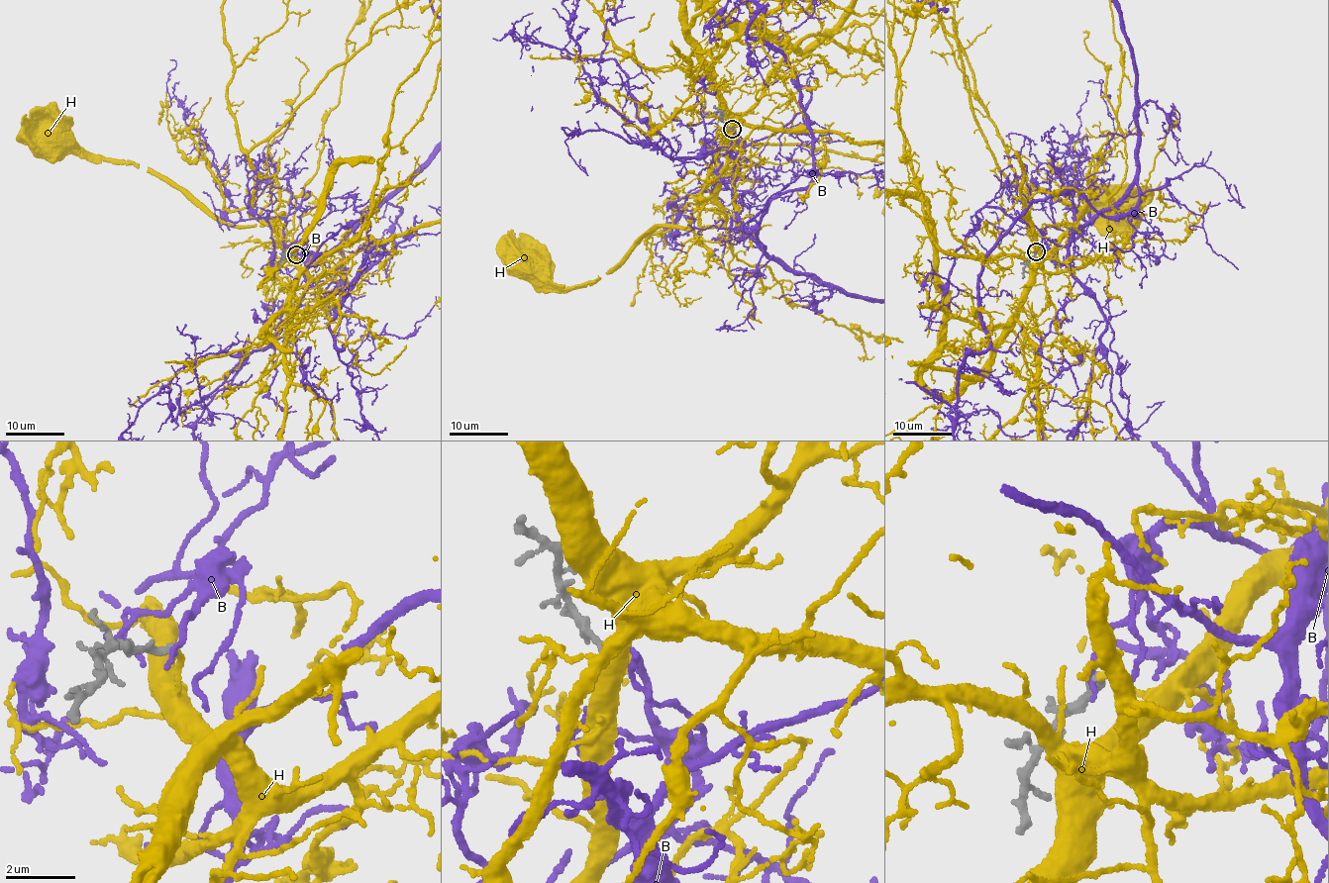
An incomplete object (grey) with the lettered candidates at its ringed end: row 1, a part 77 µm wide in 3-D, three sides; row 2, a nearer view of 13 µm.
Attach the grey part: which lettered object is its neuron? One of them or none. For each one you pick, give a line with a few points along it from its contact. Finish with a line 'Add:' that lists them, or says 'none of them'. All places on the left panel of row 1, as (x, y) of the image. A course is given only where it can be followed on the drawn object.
H: Its course: (296, 253), (297, 260), (275, 223), (281, 213), (233, 227), (147, 170), (96, 160), (47, 132)
Add: H

